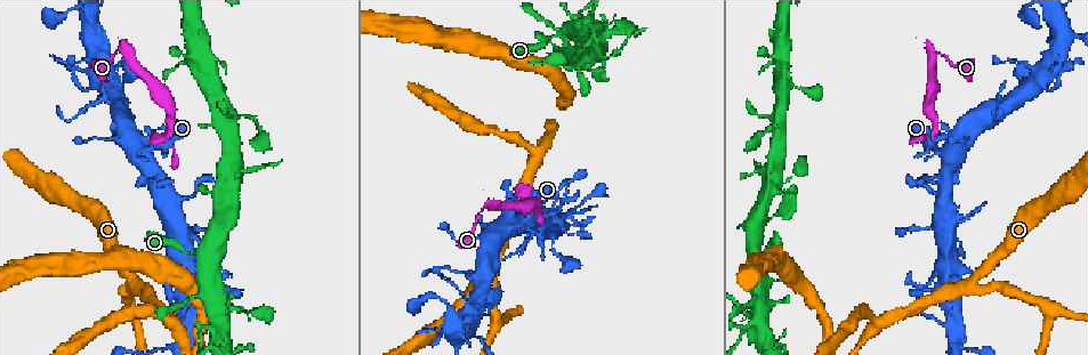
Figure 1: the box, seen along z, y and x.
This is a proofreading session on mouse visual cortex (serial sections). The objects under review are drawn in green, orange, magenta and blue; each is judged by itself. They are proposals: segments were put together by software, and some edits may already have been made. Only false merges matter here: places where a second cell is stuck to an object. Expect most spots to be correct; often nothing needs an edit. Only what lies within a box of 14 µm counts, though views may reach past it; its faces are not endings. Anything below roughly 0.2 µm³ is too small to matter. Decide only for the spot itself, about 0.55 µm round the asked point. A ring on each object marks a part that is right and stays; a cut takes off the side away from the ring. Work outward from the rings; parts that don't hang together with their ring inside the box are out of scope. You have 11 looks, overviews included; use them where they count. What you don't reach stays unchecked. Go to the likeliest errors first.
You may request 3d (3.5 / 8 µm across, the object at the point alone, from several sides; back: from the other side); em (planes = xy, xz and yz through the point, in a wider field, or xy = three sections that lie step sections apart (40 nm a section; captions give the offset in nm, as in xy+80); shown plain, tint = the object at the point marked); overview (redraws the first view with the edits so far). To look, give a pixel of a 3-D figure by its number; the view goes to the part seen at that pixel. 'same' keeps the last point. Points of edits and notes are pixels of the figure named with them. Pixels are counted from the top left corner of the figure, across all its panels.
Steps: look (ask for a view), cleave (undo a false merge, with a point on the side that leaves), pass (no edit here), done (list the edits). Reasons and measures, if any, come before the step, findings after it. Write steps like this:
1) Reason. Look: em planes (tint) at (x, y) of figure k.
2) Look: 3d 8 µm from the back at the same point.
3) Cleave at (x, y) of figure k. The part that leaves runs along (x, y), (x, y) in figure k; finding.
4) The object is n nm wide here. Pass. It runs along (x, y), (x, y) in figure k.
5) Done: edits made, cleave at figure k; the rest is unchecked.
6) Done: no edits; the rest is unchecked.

Look: 3d 8 µm at (482, 210) of figure 1.

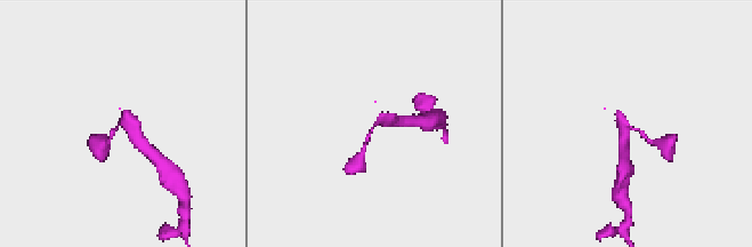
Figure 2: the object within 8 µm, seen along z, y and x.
Zoom in. Look: 3d 3.5 µm at (632, 127) of figure 2.

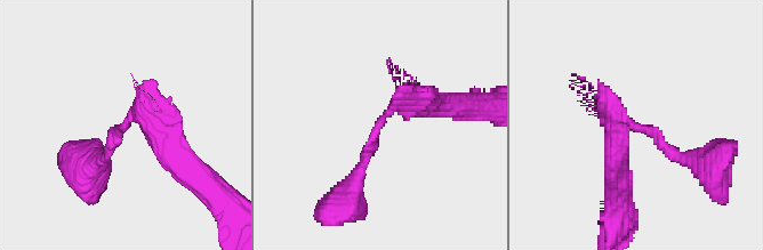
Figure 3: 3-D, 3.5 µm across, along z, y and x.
Now the EM. Look: em xy step 3 (tint) at (379, 124) of figure 3.

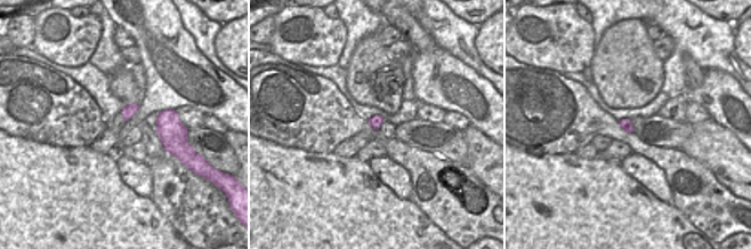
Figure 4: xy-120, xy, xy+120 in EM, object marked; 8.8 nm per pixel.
Pass. It runs along (354, 184), (383, 117), (425, 105) in figure 3; continuous, no second cell.

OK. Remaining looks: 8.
Four-way junction. Look: 3d 3.5 µm at (754, 324) of figure 1.

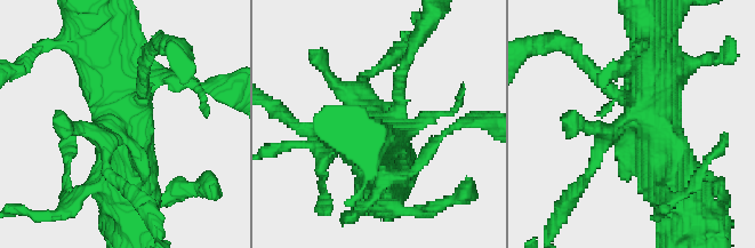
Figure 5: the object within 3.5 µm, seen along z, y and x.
Look: em xy step 1 (tint) at (637, 116) of figure 5.

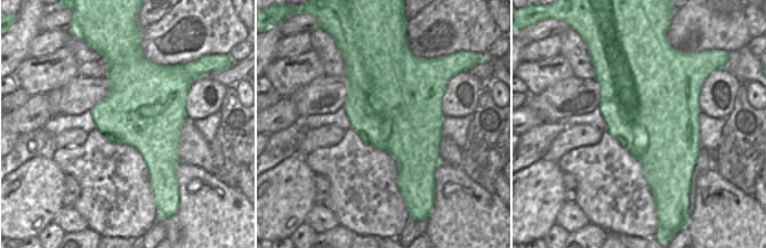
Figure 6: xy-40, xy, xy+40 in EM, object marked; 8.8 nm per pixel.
Cut it another way. Look: em planes (tint) at the same point.

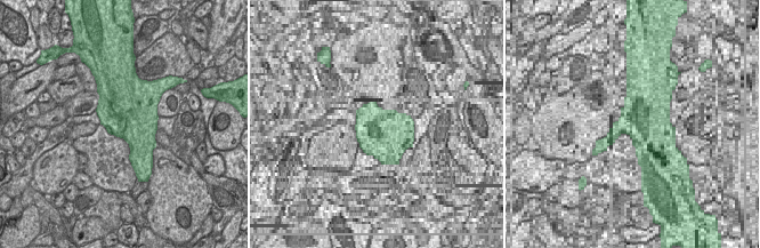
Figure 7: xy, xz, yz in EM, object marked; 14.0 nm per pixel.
Pass. It runs along (653, 36), (653, 126), (672, 186) in figure 5; one cell here.

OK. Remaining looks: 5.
Small branch off a trunk. Look: 3d 3.5 µm at (509, 220) of figure 1.

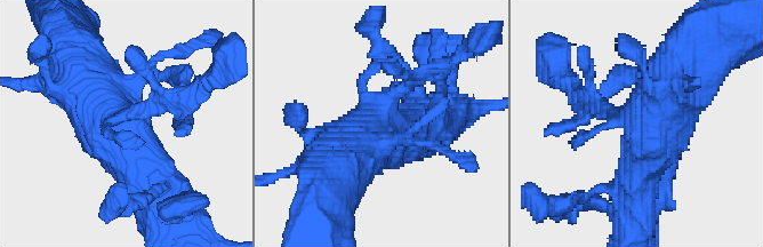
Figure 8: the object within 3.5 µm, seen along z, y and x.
Look: em xy step 3 (tint) at (385, 120) of figure 8.

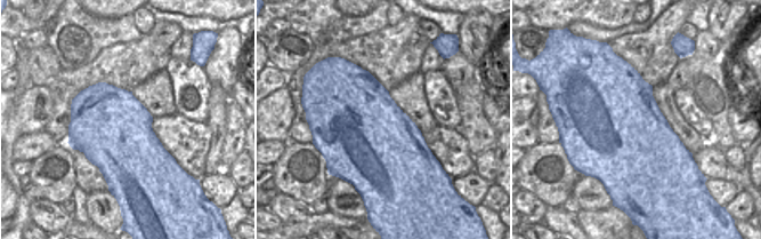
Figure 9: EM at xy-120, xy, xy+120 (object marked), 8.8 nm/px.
Pass. It runs along (584, 98), (642, 127), (633, 183) in figure 8; one cell here.

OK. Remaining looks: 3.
Arms part here. Look: 3d 3.5 µm at (134, 285) of figure 1.

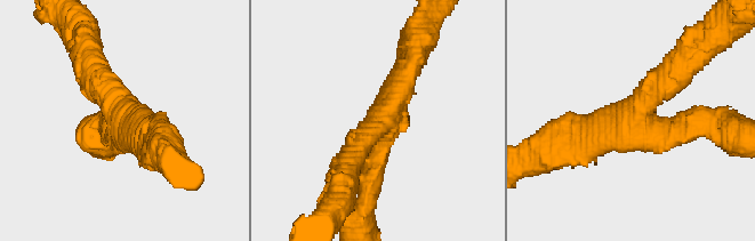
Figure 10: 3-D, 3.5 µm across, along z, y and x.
3 arms meet here; the arms are 300, 350, 400 nm wide. Look: em xy step 5 (tint) at (125, 117) of figure 10.

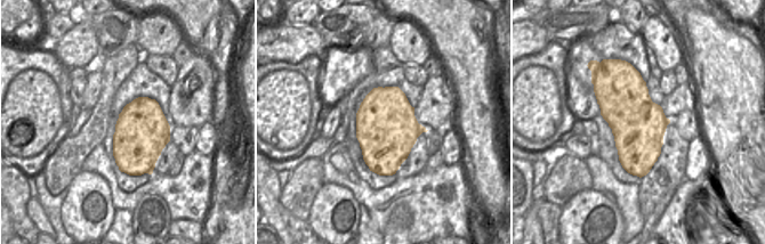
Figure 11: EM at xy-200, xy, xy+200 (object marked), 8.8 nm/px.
Pass. It runs along (677, 63), (631, 119), (576, 141) in figure 10; one cell here.

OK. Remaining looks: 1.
Done: no edits; the rest is unchecked.

